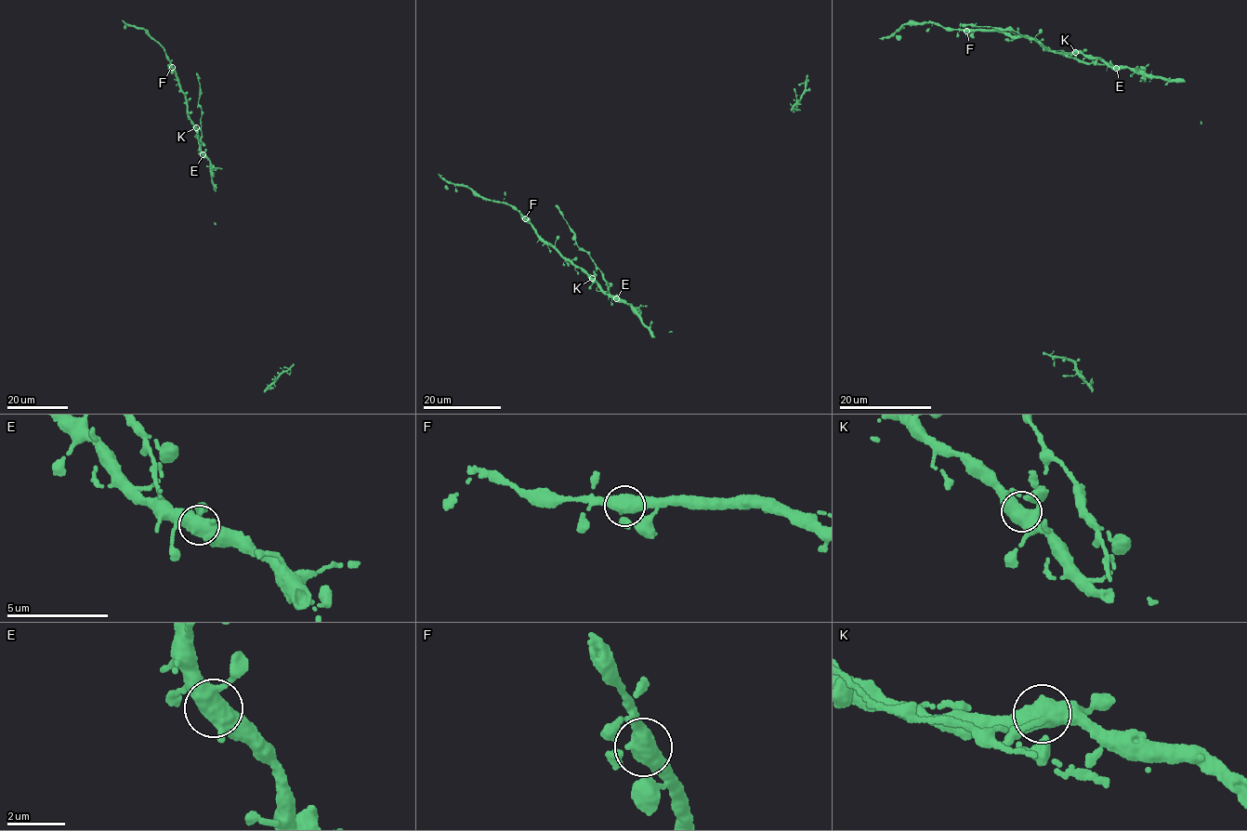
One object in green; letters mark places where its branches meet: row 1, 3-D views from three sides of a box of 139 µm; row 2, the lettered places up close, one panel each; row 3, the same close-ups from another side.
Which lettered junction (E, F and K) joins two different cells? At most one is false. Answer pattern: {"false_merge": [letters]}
{"false_merge": []}

